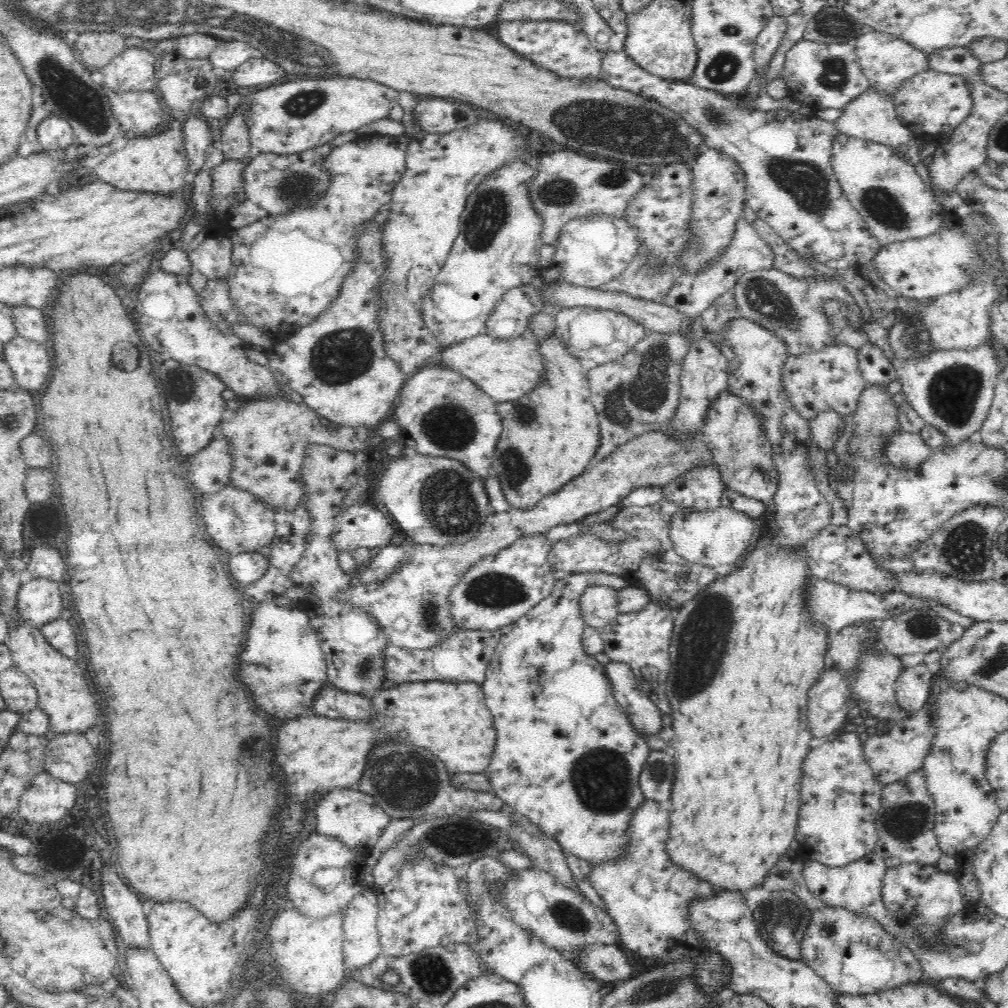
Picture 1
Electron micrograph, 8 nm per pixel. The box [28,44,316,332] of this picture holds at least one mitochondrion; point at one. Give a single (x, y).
(71, 93)

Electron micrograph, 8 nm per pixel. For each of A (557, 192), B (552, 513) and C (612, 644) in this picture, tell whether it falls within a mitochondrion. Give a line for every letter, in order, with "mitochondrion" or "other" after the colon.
A: mitochondrion
B: other
C: other

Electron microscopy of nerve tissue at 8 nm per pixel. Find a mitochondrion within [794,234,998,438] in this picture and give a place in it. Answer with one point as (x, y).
(952, 392)

